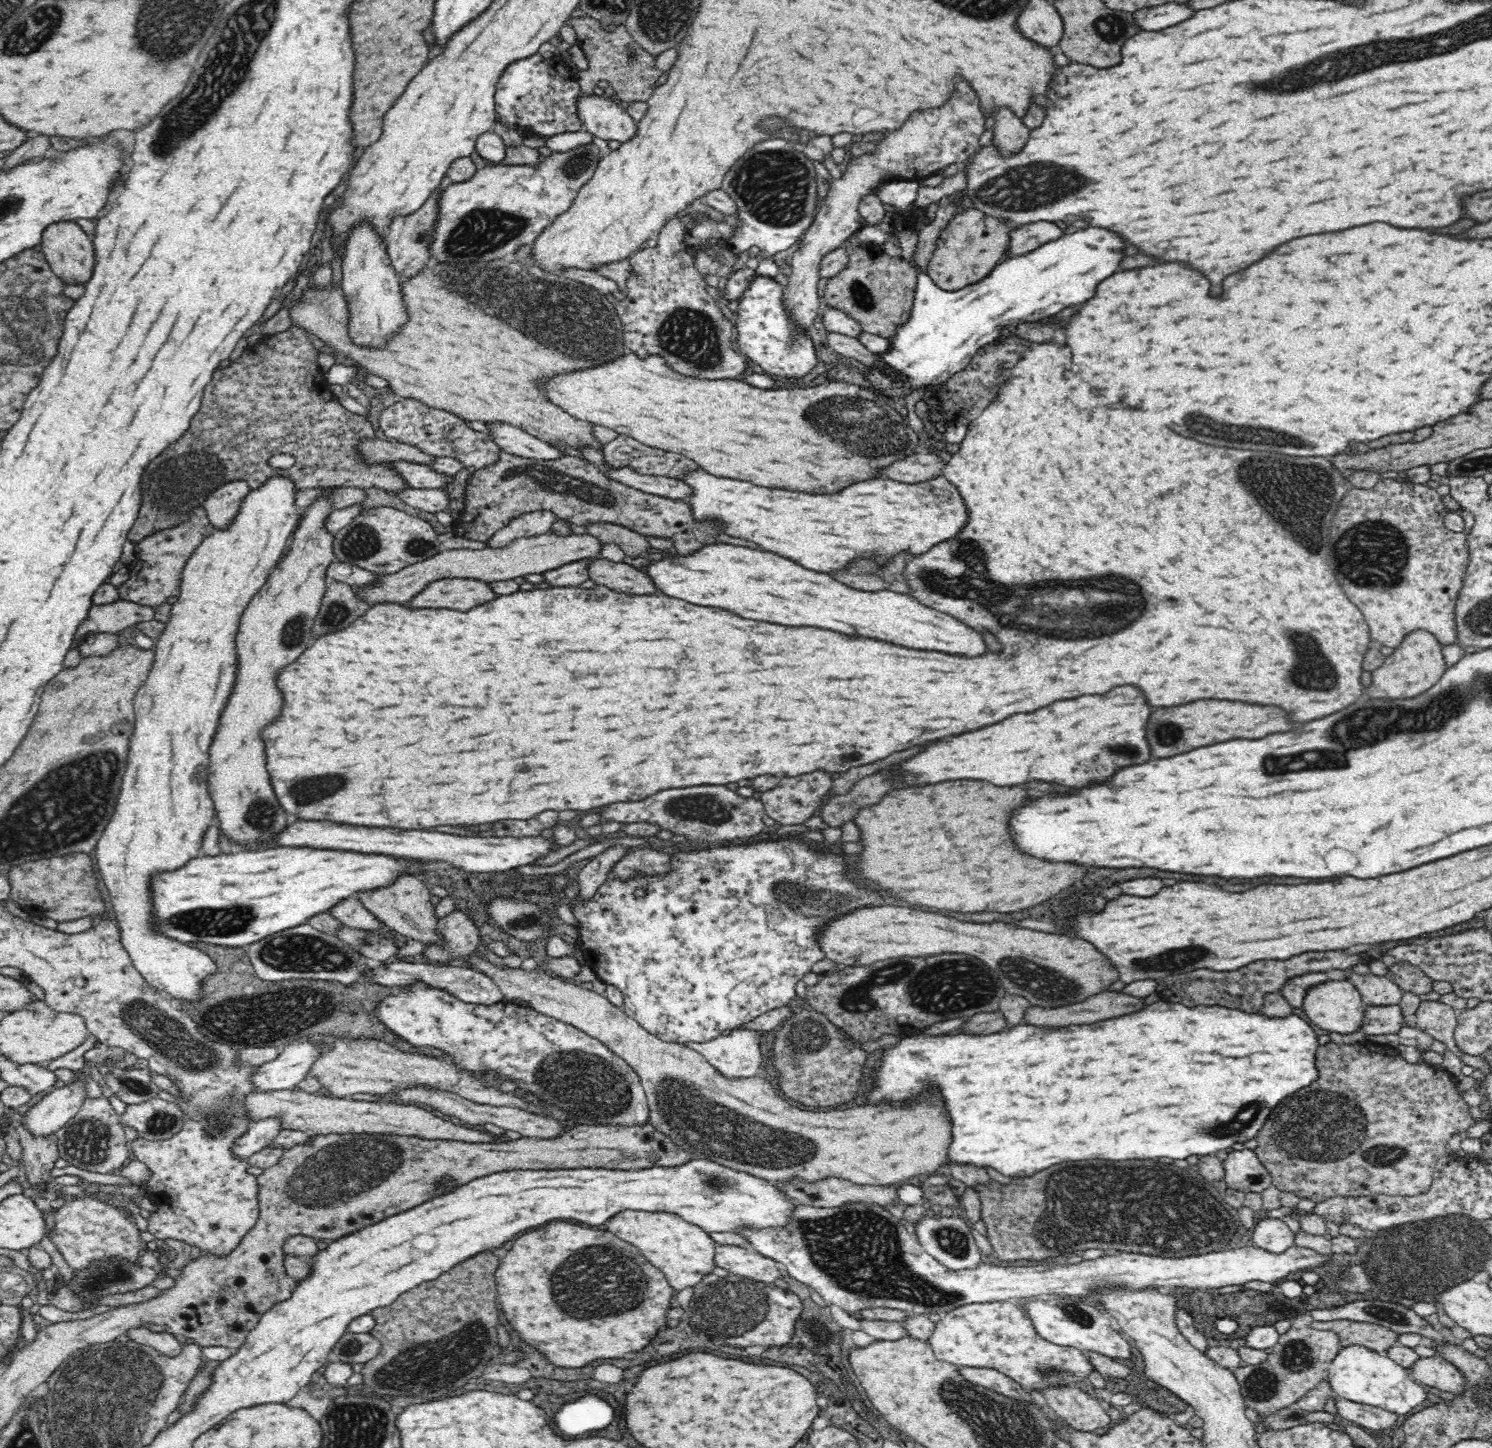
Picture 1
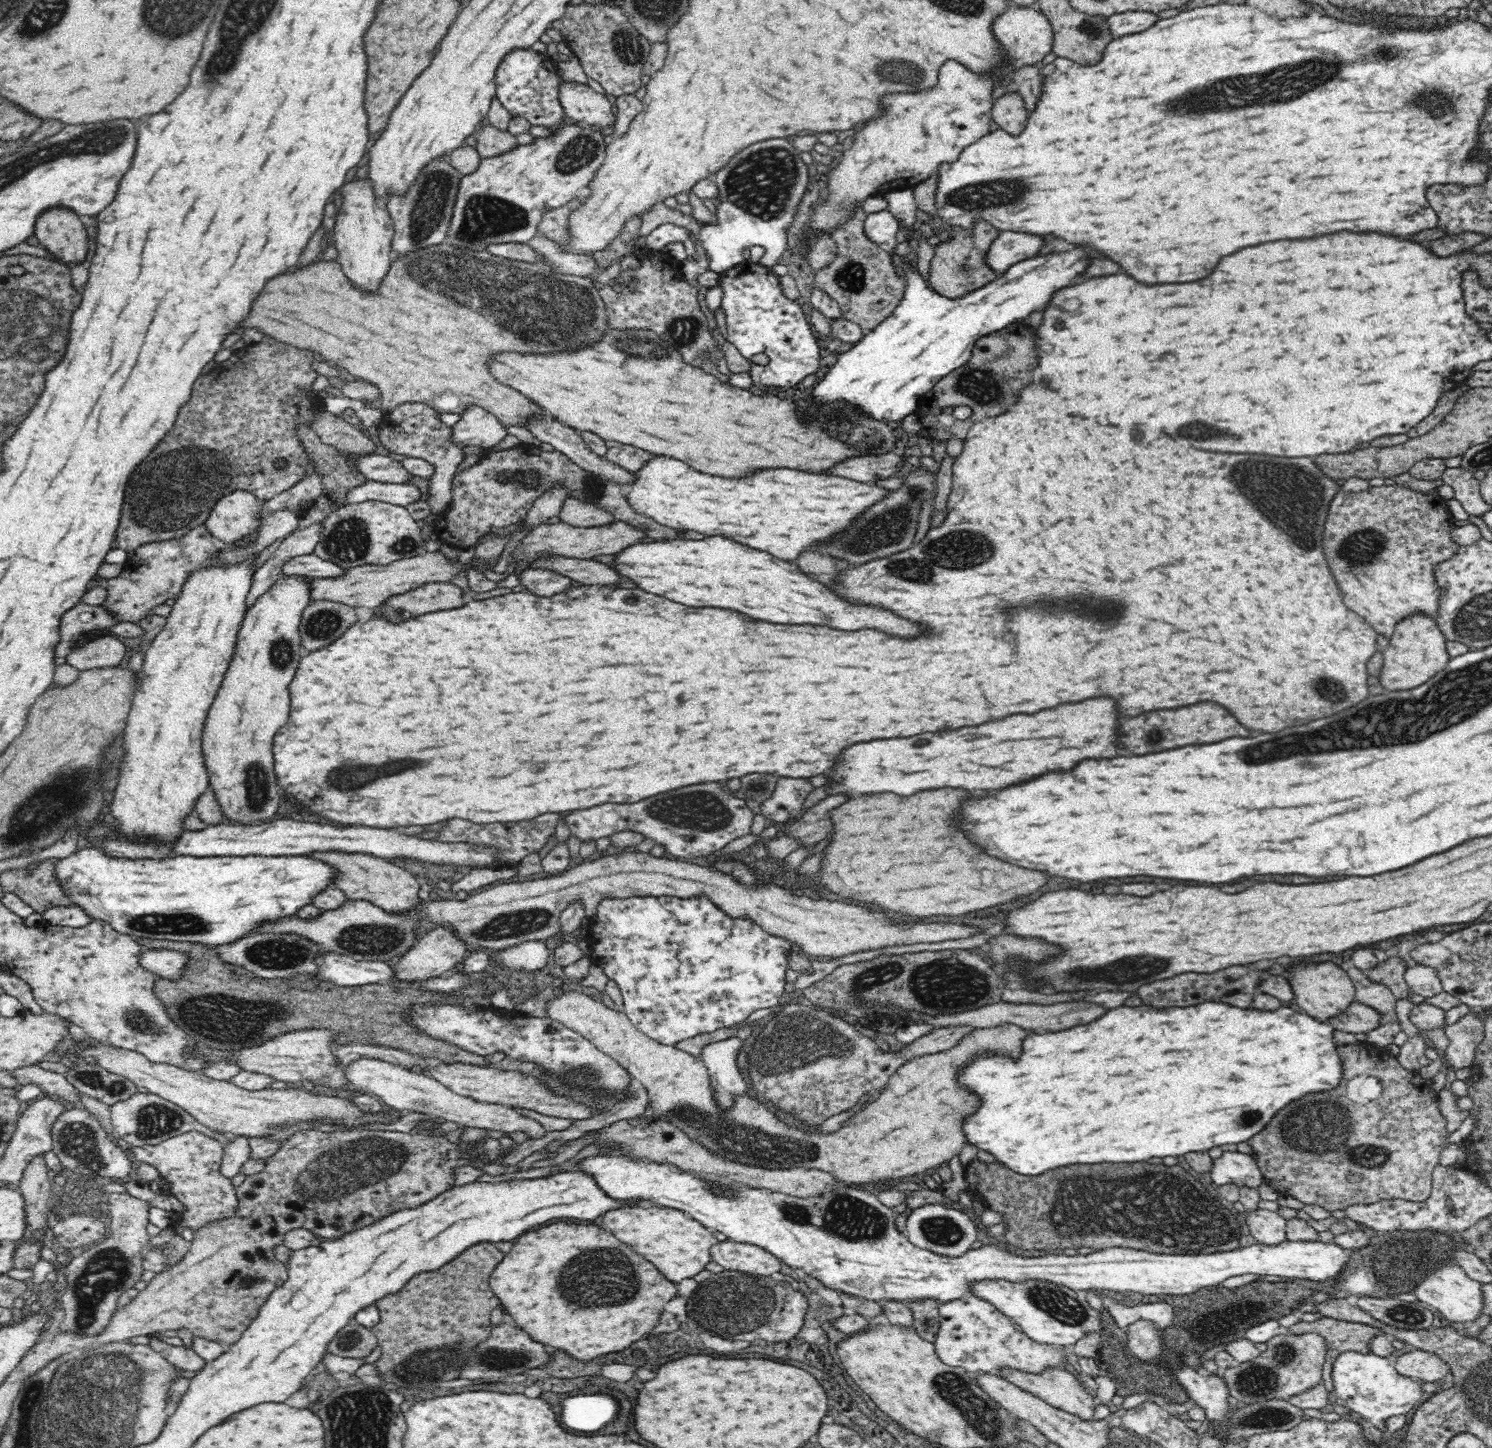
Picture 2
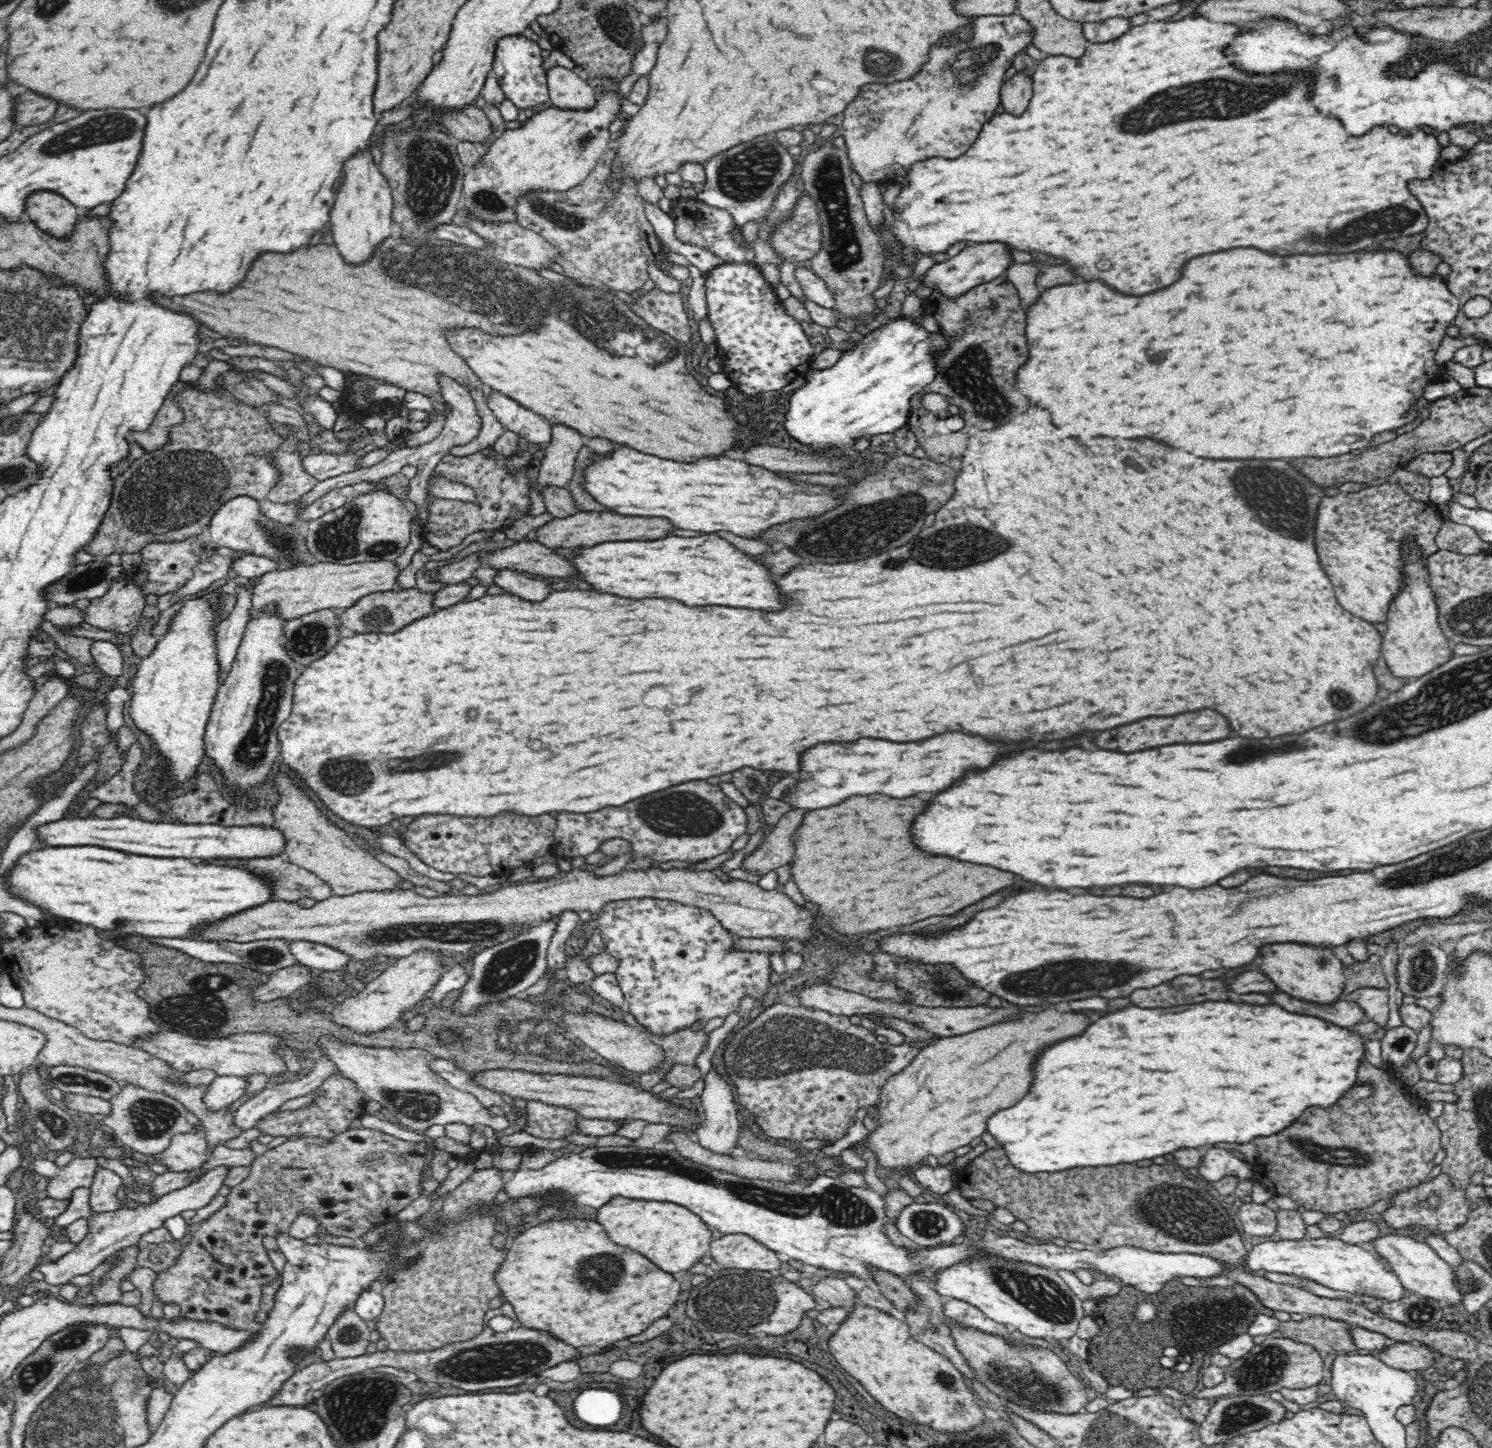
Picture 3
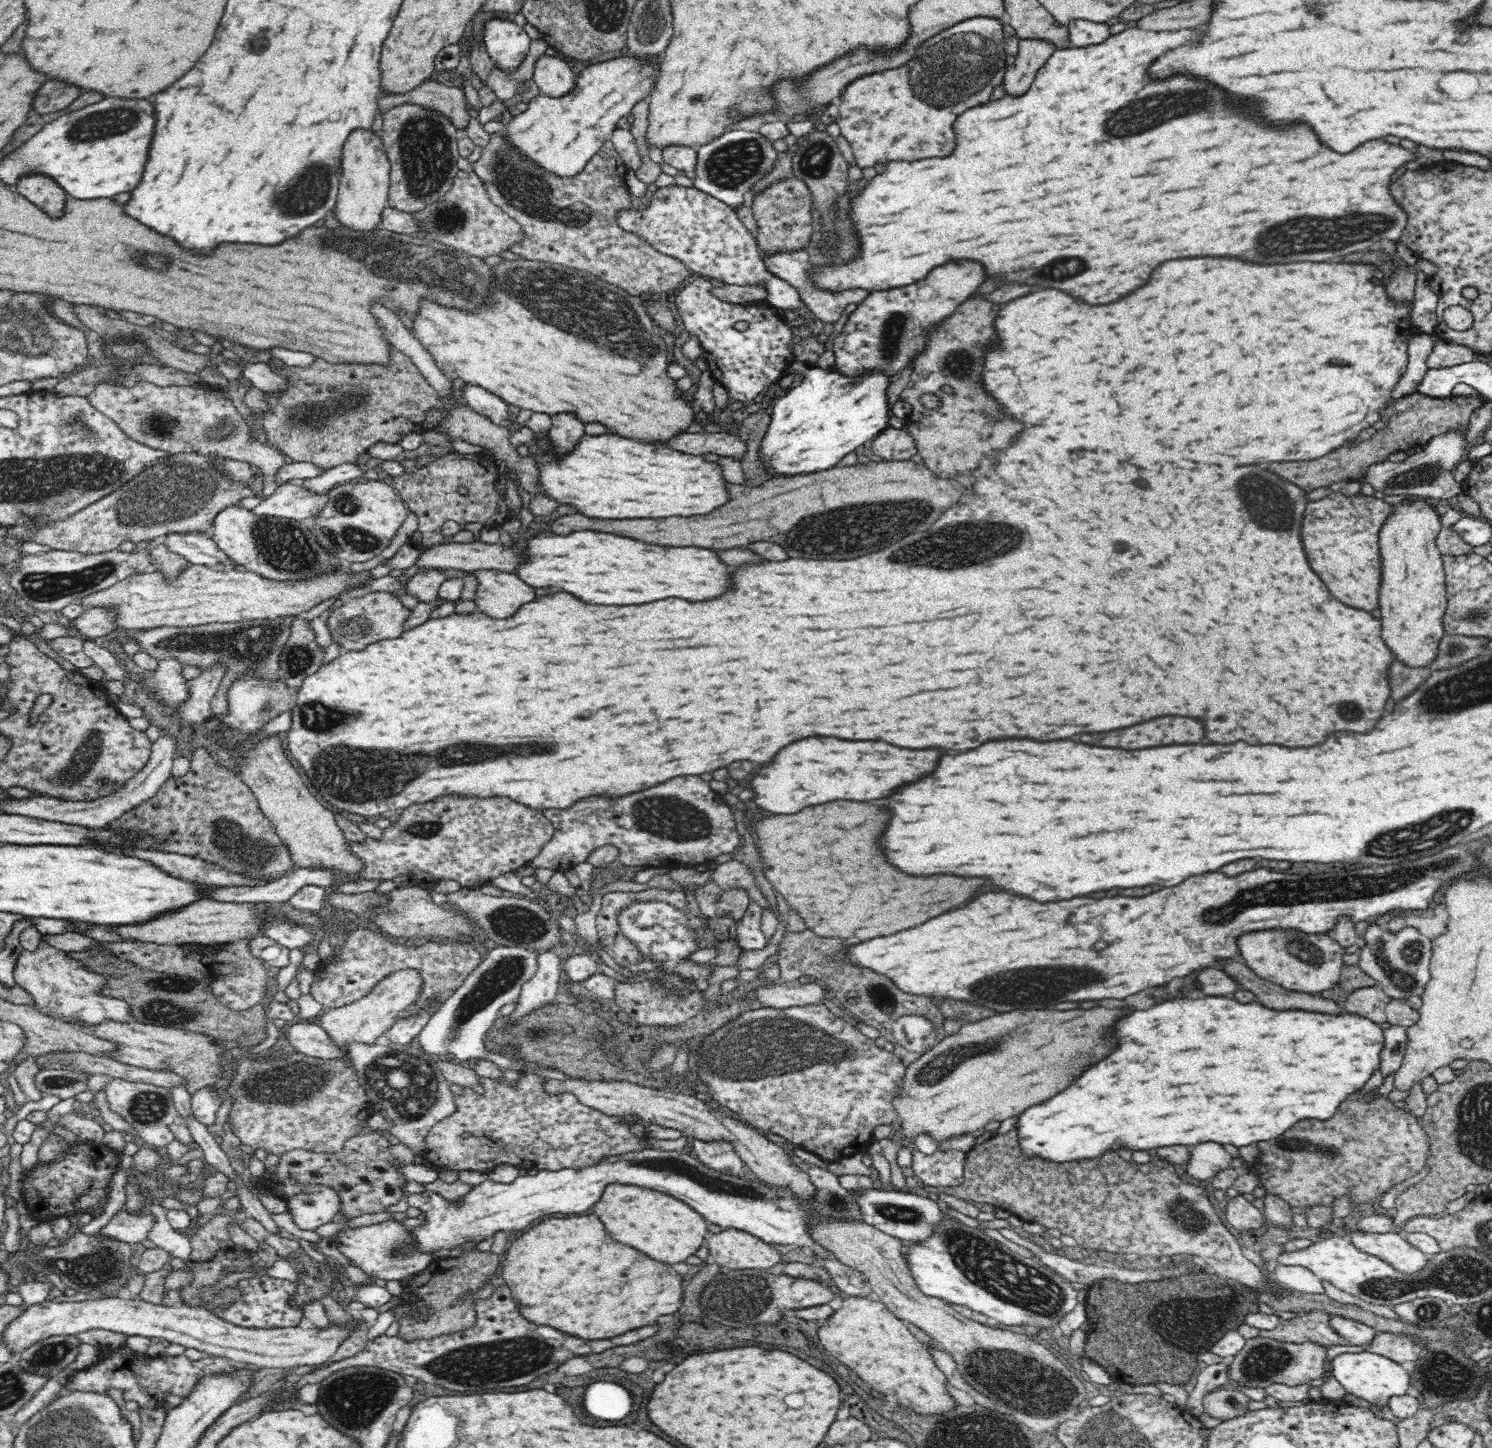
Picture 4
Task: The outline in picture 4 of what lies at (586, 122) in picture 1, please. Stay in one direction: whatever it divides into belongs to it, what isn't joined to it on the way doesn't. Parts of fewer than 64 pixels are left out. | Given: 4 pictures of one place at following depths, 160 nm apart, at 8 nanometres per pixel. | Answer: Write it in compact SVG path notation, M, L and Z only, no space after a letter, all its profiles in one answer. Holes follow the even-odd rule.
M540 54L534 62L534 70L532 70L532 80L536 83L539 92L558 98L564 96L566 92L570 92L570 88L574 88L574 72L572 67L560 57L548 54Z

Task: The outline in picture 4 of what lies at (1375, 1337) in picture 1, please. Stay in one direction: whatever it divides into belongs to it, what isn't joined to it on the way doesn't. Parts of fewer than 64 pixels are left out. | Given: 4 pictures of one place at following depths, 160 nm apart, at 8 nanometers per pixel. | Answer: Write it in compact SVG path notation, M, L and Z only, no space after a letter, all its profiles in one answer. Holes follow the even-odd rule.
M1311 1310L1302 1316L1281 1319L1272 1330L1258 1330L1258 1336L1267 1339L1301 1344L1306 1340L1330 1349L1335 1345L1347 1346L1349 1340L1340 1336L1328 1322L1326 1310Z

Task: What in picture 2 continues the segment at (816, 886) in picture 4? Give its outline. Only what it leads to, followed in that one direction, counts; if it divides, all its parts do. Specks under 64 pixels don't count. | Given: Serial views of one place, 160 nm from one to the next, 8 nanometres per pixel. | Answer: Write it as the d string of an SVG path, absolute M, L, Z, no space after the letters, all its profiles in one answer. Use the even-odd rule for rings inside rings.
M940 788L930 792L918 792L914 796L894 796L894 794L878 794L878 796L860 796L848 799L846 804L834 808L830 812L830 820L834 824L832 838L826 846L826 854L822 858L820 868L820 884L830 892L850 898L850 902L872 902L884 910L906 916L960 916L972 910L984 910L996 904L1004 904L1018 896L1026 896L1044 886L1050 876L1044 872L1032 872L1026 868L1018 868L1006 864L998 858L986 856L978 848L974 848L964 834L956 832L950 826L950 816L958 810L962 800L968 800L976 792Z

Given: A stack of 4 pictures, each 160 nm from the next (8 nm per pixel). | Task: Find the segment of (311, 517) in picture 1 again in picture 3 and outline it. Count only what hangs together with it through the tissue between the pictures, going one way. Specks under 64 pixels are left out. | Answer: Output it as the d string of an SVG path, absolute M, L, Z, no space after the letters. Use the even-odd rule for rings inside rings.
M261 614L250 619L226 680L217 688L205 728L205 749L215 760L230 790L242 792L268 780L280 752L278 729L292 712L292 692L300 675L298 664L280 646L282 619Z

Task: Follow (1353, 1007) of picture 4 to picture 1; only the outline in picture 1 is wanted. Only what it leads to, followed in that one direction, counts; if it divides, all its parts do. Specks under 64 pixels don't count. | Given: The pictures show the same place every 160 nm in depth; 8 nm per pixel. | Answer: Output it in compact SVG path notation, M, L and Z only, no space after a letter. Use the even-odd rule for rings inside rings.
M1351 972L1347 980L1360 991L1365 1006L1396 1006L1403 995L1402 989L1386 976Z

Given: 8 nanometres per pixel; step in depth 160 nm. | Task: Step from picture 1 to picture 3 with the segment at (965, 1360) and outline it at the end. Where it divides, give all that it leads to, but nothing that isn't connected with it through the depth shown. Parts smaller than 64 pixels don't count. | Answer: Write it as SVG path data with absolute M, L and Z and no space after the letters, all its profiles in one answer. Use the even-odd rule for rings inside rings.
M951 1299L943 1305L943 1311L947 1318L962 1326L969 1326L982 1332L997 1334L1010 1342L1010 1328L988 1318L978 1308L962 1301Z

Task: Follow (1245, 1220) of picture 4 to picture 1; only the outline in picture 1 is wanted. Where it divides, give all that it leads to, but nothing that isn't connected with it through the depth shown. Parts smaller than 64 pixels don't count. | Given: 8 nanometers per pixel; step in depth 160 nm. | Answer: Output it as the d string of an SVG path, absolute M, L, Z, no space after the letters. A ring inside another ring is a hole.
M1263 1213L1257 1214L1251 1243L1258 1248L1264 1248L1268 1252L1280 1254L1294 1246L1295 1233L1282 1221L1282 1218L1268 1217Z

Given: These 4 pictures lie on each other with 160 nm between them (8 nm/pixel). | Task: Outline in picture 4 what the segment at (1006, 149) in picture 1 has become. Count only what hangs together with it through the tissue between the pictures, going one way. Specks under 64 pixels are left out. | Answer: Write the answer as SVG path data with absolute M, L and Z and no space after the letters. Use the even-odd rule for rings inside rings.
M1022 38L1018 42L1018 50L1012 66L1005 70L1003 87L1008 94L1020 96L1030 88L1032 80L1039 68L1054 54L1057 47L1047 40Z

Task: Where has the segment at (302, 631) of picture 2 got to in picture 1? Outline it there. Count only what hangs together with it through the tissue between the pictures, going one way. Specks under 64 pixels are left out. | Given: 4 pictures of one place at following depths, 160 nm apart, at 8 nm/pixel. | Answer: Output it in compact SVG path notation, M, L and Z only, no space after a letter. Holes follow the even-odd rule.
M336 581L328 583L318 614L314 616L312 624L314 636L344 630L371 607L368 603L356 599L353 587Z

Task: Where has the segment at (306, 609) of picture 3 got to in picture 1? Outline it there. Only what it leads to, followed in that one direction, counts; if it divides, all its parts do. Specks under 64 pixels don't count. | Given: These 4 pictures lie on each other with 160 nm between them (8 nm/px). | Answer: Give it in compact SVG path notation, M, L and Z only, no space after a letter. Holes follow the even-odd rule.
M549 531L540 535L520 537L508 542L506 546L492 548L484 546L478 550L474 549L447 549L426 560L420 560L402 568L392 574L380 574L370 584L354 586L356 599L372 604L384 604L388 602L404 604L413 599L418 592L422 592L430 582L440 579L472 579L486 582L496 580L510 580L516 576L526 574L542 574L562 565L570 564L584 559L598 559L601 557L601 549L604 544L590 534L556 535Z

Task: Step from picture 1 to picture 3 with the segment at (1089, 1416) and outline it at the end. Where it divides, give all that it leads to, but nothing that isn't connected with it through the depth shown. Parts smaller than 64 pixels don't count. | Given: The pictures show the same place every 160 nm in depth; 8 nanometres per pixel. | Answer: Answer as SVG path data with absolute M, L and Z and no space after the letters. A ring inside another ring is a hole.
M947 1317L944 1321L956 1349L970 1365L974 1379L996 1394L1002 1404L1010 1402L1046 1414L1074 1415L1085 1411L1089 1401L1084 1383L1077 1372L1051 1350L1024 1345L1016 1340L1008 1342L997 1334L962 1326Z

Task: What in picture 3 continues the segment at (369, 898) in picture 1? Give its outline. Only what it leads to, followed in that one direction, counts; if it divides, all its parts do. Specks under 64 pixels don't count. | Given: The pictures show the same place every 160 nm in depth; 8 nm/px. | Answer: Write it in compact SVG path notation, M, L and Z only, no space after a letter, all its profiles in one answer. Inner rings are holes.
M277 771L272 780L278 798L271 806L275 827L284 835L282 855L288 862L318 876L330 886L333 896L349 896L358 892L395 890L399 875L370 852L362 849L338 825L334 824L305 792L302 792L287 772Z

